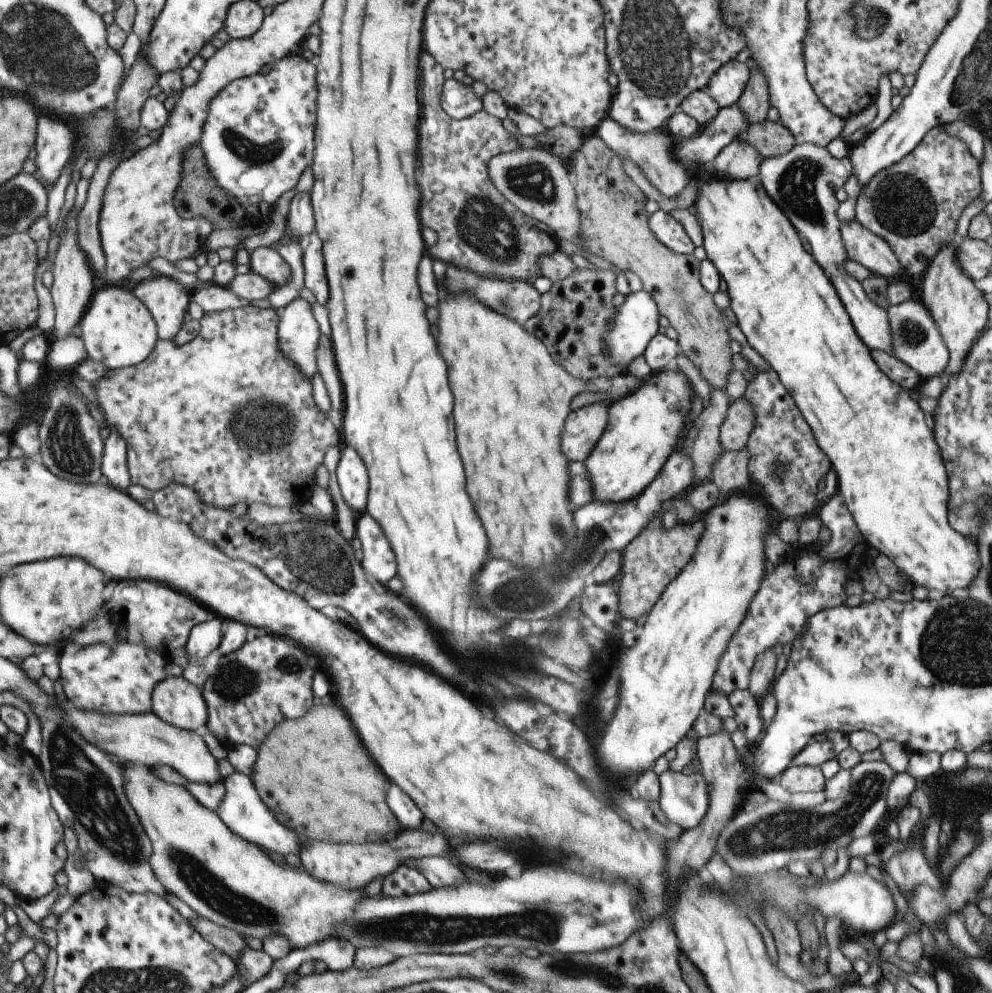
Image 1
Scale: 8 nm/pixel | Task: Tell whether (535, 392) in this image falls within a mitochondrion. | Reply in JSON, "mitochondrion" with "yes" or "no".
{"mitochondrion":"no"}

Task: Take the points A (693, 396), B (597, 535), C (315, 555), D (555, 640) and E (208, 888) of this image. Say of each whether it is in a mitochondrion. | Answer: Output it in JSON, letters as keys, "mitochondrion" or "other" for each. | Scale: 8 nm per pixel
{"A":"other","B":"mitochondrion","C":"mitochondrion","D":"mitochondrion","E":"mitochondrion"}

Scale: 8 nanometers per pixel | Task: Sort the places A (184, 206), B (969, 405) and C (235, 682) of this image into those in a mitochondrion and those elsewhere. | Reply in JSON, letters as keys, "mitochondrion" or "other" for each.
{"A":"other","B":"other","C":"mitochondrion"}

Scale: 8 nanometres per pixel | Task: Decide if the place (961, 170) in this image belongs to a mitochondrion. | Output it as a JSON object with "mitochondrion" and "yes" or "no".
{"mitochondrion":"no"}

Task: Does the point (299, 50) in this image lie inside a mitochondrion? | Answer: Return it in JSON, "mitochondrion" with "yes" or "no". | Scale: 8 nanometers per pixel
{"mitochondrion":"no"}

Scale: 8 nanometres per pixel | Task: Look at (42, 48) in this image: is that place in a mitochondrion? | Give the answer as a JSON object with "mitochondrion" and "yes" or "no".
{"mitochondrion":"yes"}

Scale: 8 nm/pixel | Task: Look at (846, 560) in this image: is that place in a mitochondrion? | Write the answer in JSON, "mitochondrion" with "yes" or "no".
{"mitochondrion":"no"}

